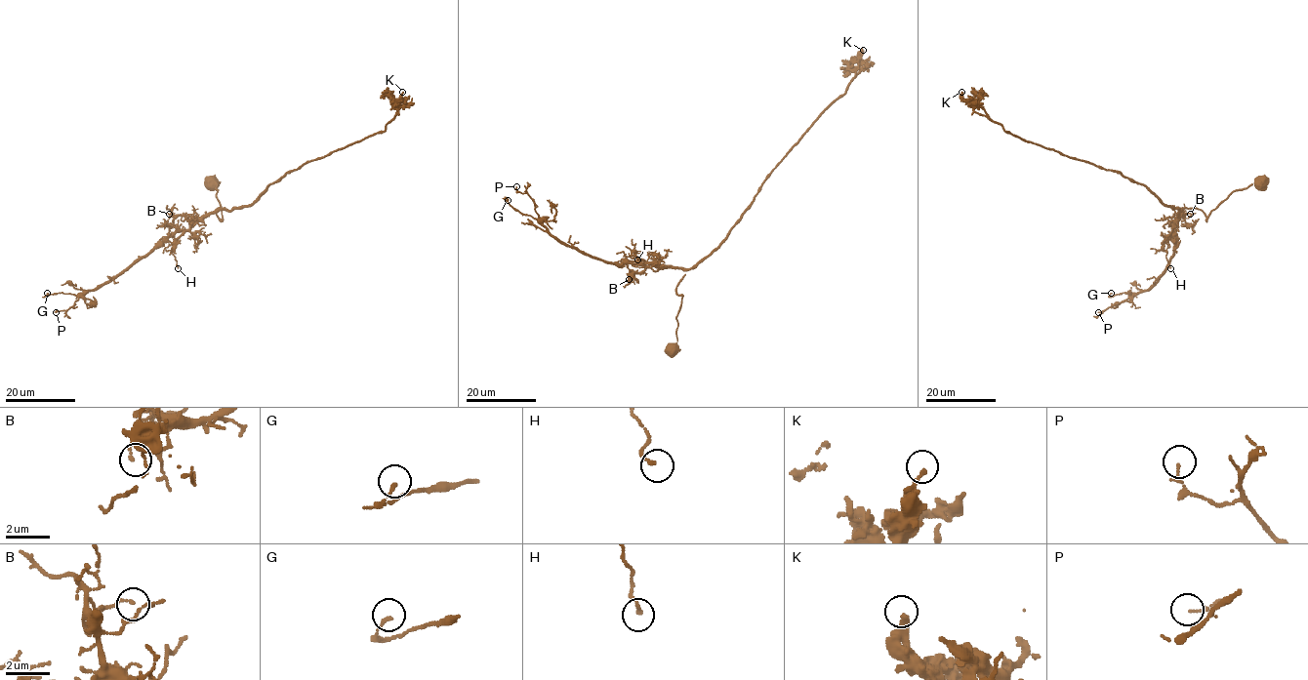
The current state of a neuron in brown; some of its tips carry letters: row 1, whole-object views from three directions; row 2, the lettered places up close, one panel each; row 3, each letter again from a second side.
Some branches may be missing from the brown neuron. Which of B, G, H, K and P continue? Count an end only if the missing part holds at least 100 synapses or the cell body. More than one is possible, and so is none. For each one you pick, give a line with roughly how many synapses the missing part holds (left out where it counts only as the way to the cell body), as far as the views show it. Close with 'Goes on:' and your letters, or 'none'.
Goes on: none

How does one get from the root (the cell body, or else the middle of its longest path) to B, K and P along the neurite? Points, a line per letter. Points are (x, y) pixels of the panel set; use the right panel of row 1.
B: (1259, 182), (1233, 190), (1206, 219), (1195, 207), (1180, 209), (1175, 219), (1184, 216), (1183, 213), (1190, 214)
K: (1259, 182), (1233, 190), (1206, 219), (1195, 207), (1174, 209), (1119, 172), (1007, 133), (976, 113), (961, 92)
P: (1259, 182), (1233, 190), (1206, 219), (1195, 207), (1180, 209), (1174, 253), (1158, 280), (1150, 288), (1098, 312)

